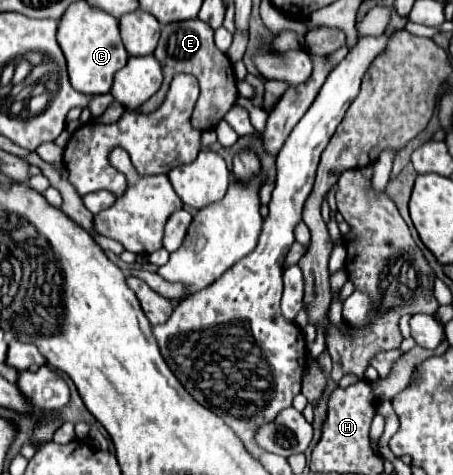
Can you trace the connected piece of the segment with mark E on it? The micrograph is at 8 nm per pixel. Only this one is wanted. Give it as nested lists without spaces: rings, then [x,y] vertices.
[[[189,19],[189,21],[177,21],[177,23],[163,25],[161,39],[159,39],[159,45],[157,45],[153,55],[155,55],[155,59],[163,67],[163,85],[161,85],[159,93],[155,93],[149,101],[145,101],[145,105],[135,109],[137,113],[151,113],[151,111],[155,111],[163,103],[165,93],[169,89],[169,83],[171,83],[173,75],[177,75],[177,73],[191,73],[191,75],[197,77],[197,81],[201,85],[201,95],[197,99],[197,105],[195,105],[193,117],[191,117],[191,125],[195,129],[199,129],[199,131],[213,129],[225,117],[225,113],[235,105],[239,93],[237,93],[237,87],[235,87],[233,65],[227,59],[227,55],[221,53],[215,47],[213,31],[203,21]]]

